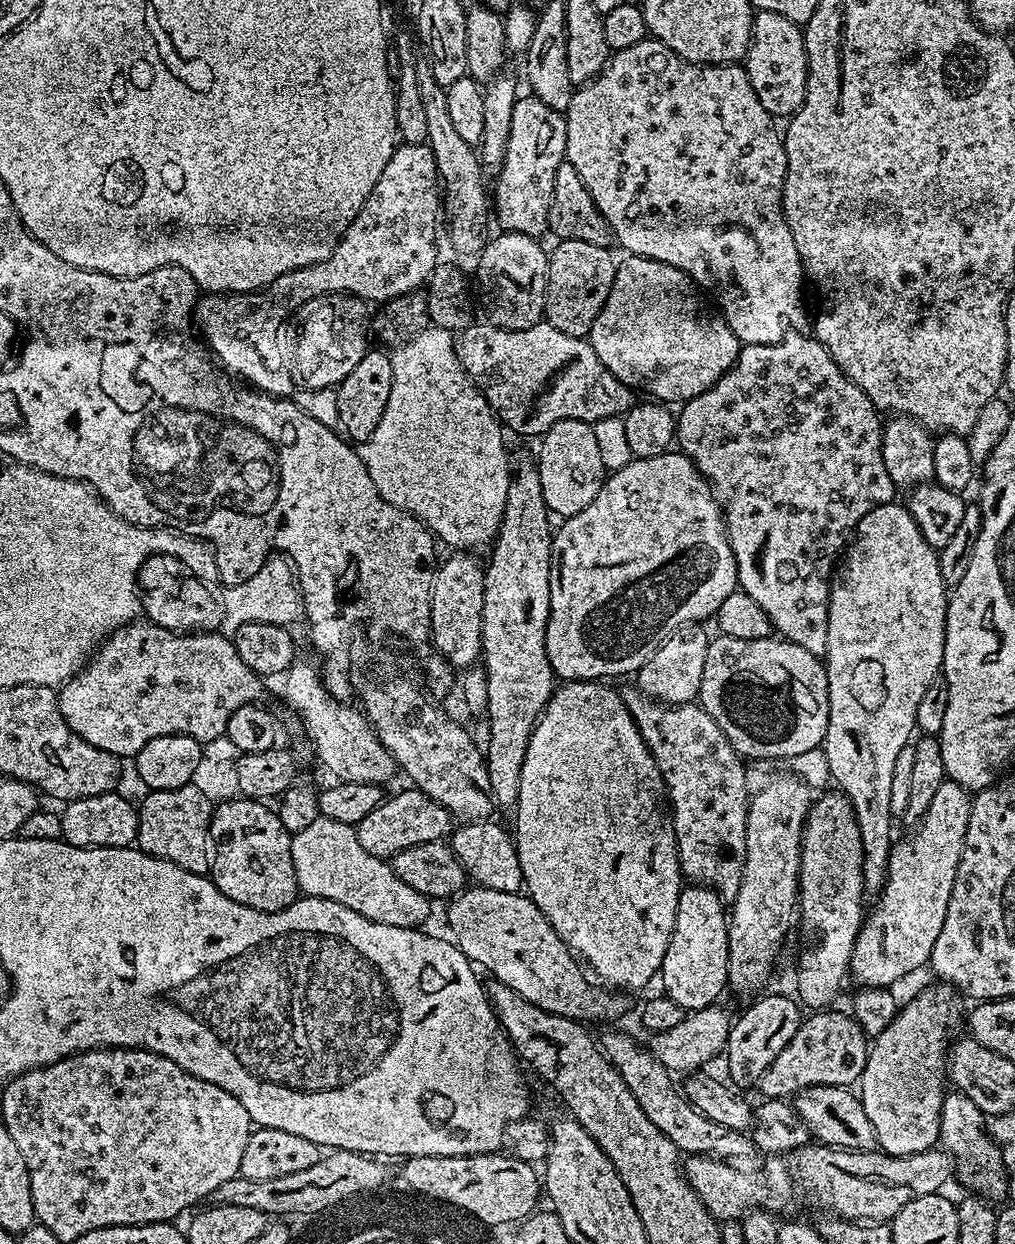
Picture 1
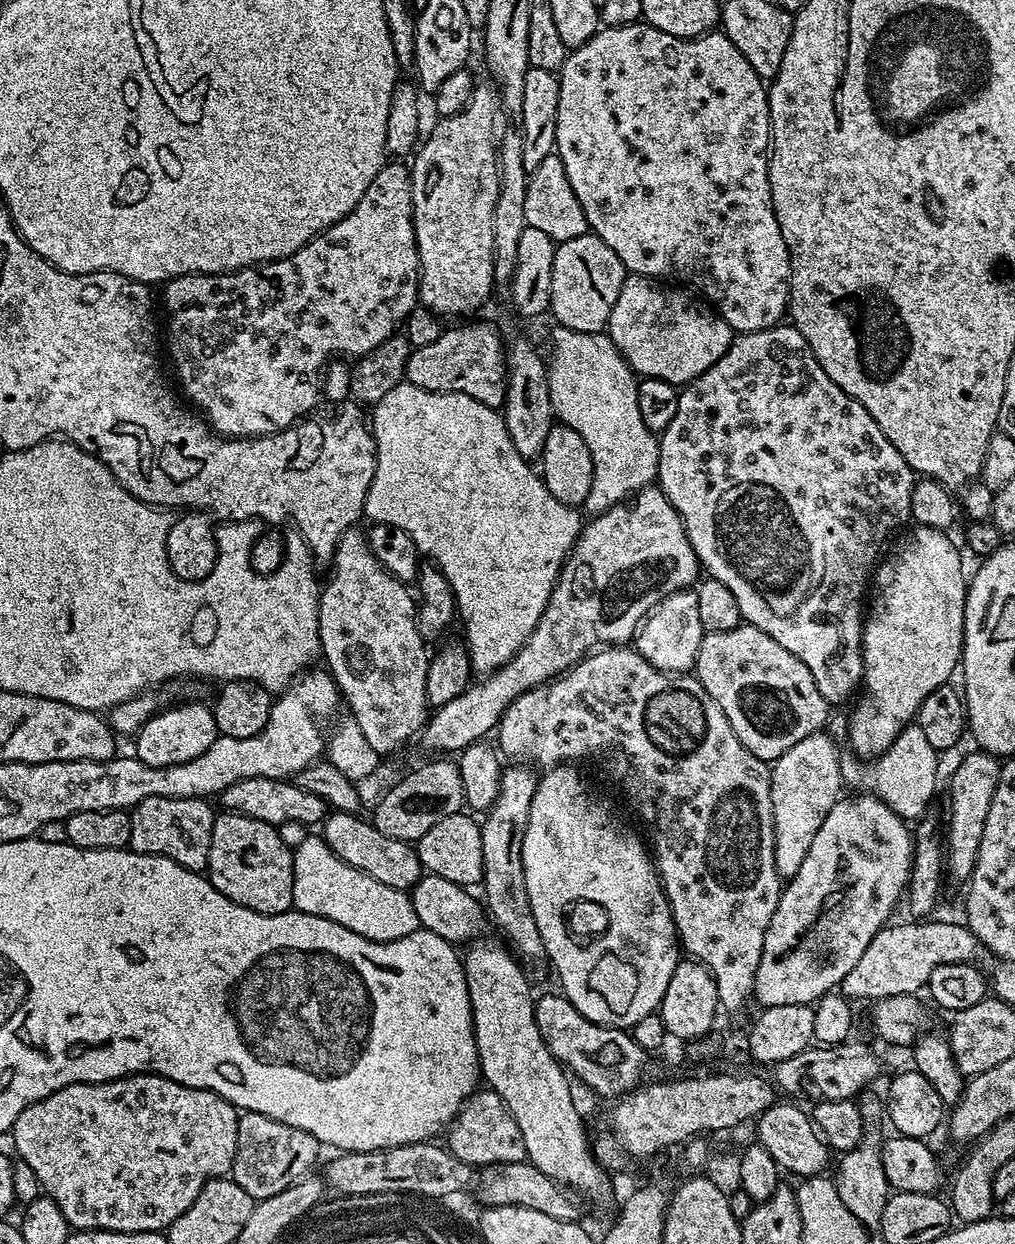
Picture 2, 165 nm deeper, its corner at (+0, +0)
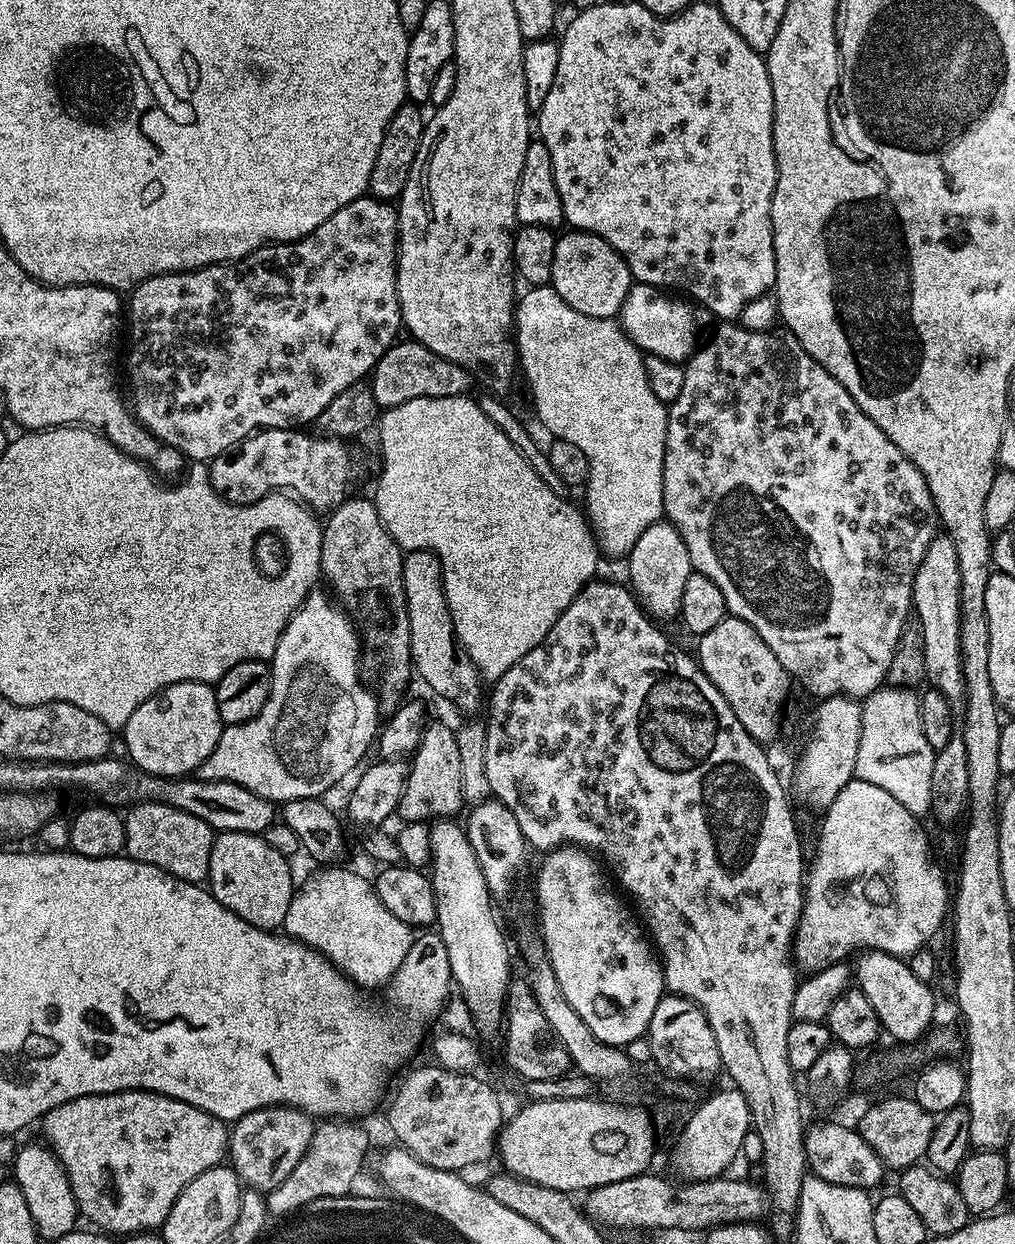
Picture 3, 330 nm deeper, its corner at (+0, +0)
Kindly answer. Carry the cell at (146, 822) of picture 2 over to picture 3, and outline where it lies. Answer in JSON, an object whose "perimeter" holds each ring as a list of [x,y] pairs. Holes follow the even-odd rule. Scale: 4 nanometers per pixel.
{"perimeter":[[[133,804],[124,816],[124,852],[138,862],[158,866],[191,884],[207,881],[214,830],[202,818],[169,804]]]}

